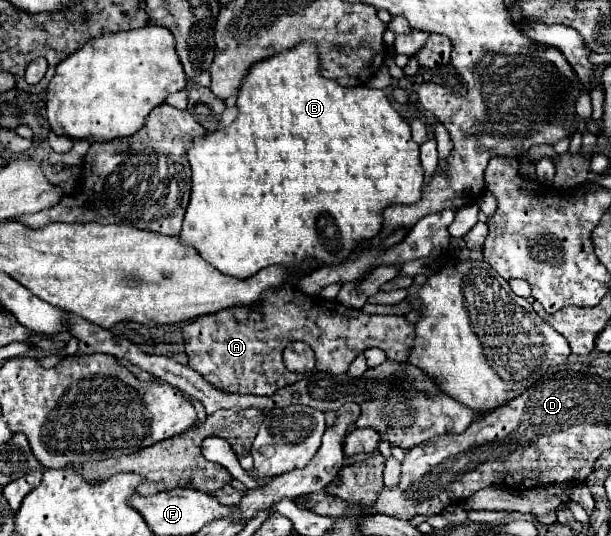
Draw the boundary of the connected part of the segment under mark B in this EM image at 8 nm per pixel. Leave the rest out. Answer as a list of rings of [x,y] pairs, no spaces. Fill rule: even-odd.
[[[313,43],[297,45],[295,49],[283,51],[275,57],[269,57],[253,65],[239,89],[237,107],[239,107],[239,117],[231,123],[231,127],[215,133],[207,133],[205,137],[201,137],[201,141],[193,141],[187,151],[193,169],[193,187],[191,187],[185,221],[179,233],[179,241],[183,241],[183,245],[195,247],[199,257],[203,257],[217,271],[239,279],[247,279],[269,265],[281,265],[285,269],[319,269],[327,265],[331,267],[341,265],[343,261],[349,261],[357,251],[363,249],[363,241],[369,241],[381,233],[383,211],[387,209],[387,205],[395,205],[395,203],[409,205],[421,199],[425,171],[419,161],[419,145],[413,143],[411,139],[409,123],[391,107],[383,91],[367,89],[367,87],[341,87],[335,81],[321,77],[319,55]]]

